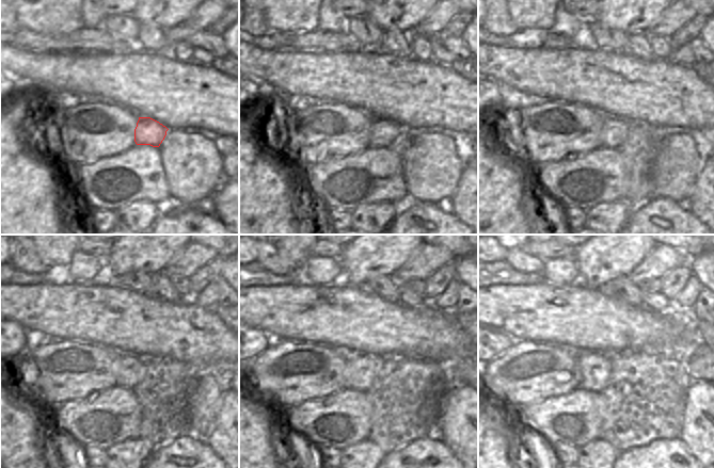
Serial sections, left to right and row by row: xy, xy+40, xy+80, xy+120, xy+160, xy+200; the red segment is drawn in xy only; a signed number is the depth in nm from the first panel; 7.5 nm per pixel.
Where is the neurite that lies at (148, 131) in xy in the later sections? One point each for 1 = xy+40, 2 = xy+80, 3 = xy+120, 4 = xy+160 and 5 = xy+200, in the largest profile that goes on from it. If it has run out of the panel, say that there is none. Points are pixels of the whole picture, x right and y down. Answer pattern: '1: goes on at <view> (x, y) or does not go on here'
1: goes on at xy+40 (382, 132)
2: goes on at xy+80 (614, 132)
3: goes on at xy+120 (128, 371)
4: goes on at xy+160 (361, 368)
5: goes on at xy+200 (594, 367)

